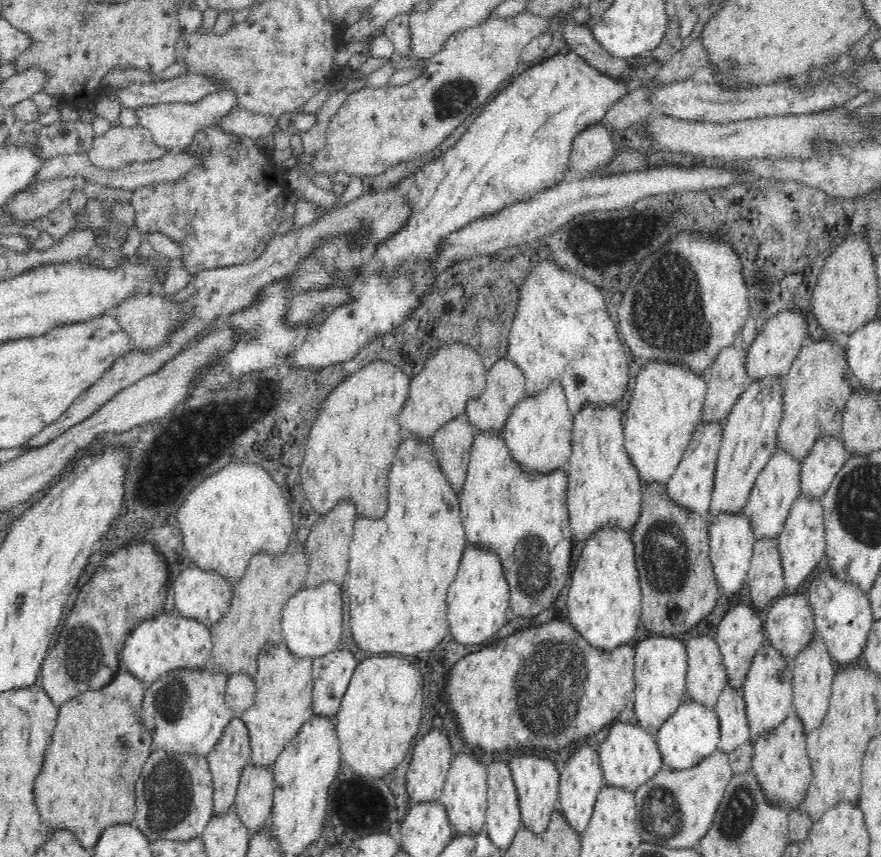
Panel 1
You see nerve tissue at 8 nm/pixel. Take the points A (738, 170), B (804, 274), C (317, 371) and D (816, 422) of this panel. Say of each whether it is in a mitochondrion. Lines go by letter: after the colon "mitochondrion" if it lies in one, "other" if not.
A: other
B: other
C: other
D: mitochondrion

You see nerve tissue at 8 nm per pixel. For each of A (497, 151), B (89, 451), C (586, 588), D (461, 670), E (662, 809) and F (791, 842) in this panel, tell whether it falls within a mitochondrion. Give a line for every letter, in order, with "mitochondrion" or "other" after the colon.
A: other
B: other
C: other
D: other
E: mitochondrion
F: other

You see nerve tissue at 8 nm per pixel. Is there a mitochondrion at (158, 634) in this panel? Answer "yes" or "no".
no

